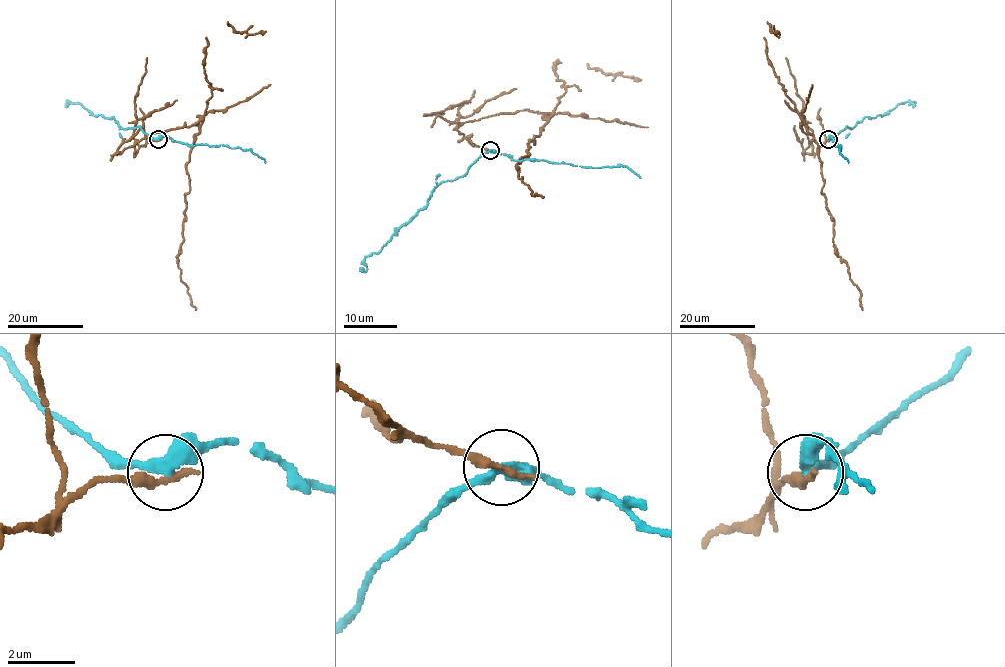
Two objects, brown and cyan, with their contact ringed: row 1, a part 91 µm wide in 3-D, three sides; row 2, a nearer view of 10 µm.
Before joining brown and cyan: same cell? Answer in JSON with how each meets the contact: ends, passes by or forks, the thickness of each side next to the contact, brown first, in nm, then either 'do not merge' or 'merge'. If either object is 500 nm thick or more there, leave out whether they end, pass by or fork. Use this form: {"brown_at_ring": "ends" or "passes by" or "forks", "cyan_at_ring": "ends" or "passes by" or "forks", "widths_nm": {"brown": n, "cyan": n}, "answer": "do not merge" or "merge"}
{"brown_at_ring": "ends", "cyan_at_ring": "passes by", "widths_nm": {"brown": 320, "cyan": 360}, "answer": "do not merge"}

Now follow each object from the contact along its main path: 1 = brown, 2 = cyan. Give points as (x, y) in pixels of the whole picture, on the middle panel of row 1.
1: (489, 150), (460, 133), (460, 123), (525, 109), (543, 115), (547, 123), (517, 164), (532, 194), (543, 198)
2: (489, 150), (464, 174), (440, 182), (431, 191), (427, 203), (381, 248), (365, 259), (366, 269), (361, 268)

